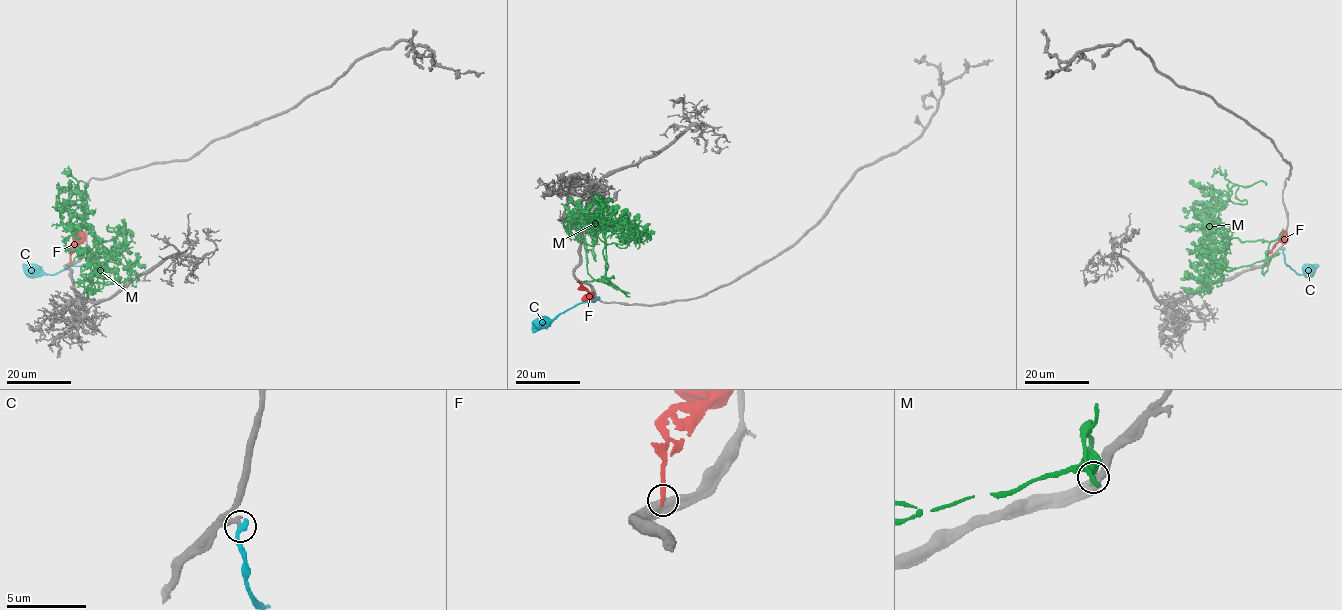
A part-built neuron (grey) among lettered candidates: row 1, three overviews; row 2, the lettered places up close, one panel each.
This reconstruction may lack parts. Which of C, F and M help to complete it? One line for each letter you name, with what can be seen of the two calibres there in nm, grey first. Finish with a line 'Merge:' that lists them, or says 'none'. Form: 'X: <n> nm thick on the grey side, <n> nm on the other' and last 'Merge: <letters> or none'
C: 240 nm thick on the grey side, 460 nm on the other
Merge: C

